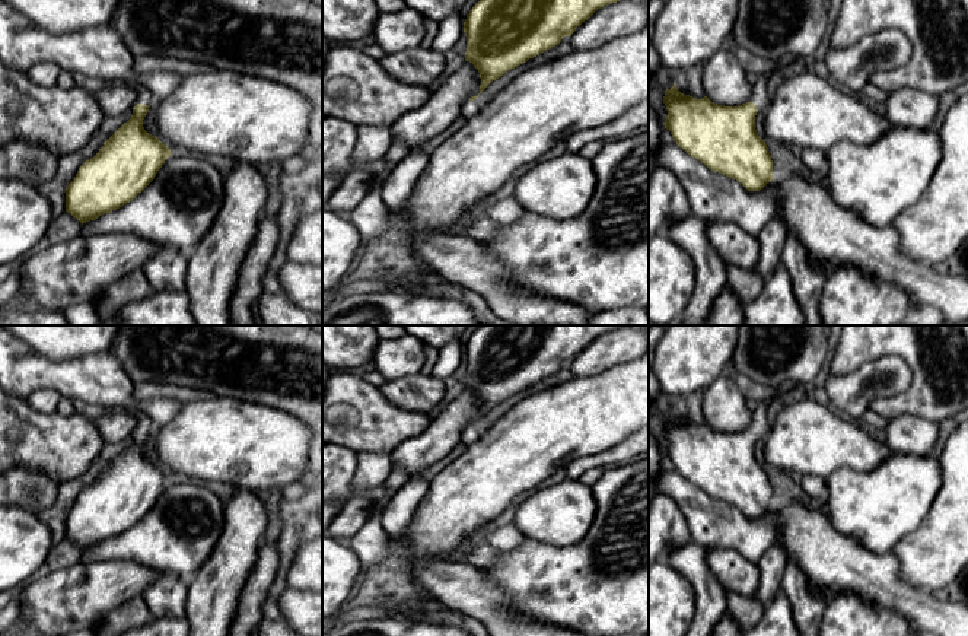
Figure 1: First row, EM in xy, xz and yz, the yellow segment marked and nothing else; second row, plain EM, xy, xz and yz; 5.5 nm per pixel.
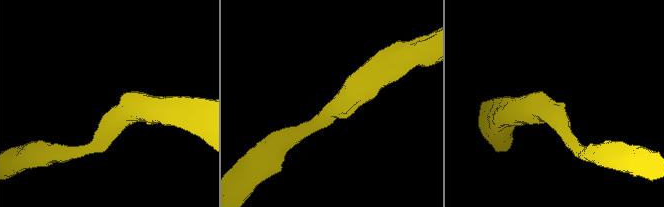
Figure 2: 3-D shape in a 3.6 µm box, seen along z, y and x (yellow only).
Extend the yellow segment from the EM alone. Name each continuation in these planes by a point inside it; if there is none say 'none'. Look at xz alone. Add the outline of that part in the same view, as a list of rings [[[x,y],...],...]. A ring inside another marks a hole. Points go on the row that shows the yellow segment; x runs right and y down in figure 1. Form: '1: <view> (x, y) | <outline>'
1: xz (473, 107) | [[[478,99],[468,101],[468,104],[462,109],[462,115],[465,118],[469,118],[469,117],[475,115],[480,111],[480,108],[481,108],[481,104]]]

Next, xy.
1: xy (146, 98) | [[[134,77],[130,79],[130,83],[137,89],[138,98],[140,98],[140,104],[143,104],[143,105],[152,105],[152,104],[155,102],[155,98],[153,98],[153,95],[149,92],[149,89],[147,89],[146,85],[137,83],[137,82],[134,80]]]

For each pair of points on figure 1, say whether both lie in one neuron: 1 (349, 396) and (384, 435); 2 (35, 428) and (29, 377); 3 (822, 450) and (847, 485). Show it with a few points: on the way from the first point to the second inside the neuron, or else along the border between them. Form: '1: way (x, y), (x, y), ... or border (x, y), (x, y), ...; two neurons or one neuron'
1: way (354, 406), (373, 425); one neuron
2: border (15, 396), (25, 398); two neurons
3: border (871, 470), (838, 468), (825, 479); two neurons

